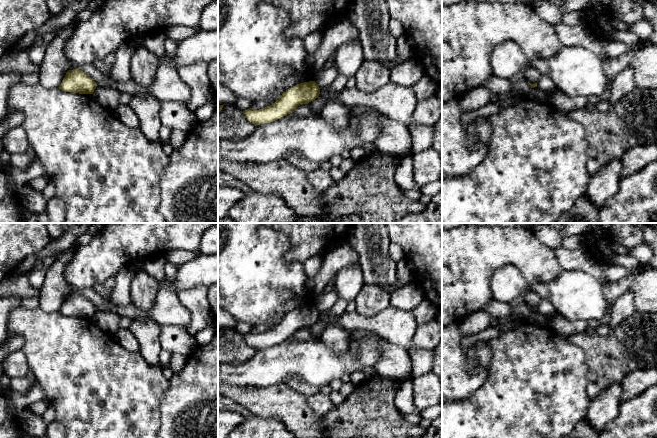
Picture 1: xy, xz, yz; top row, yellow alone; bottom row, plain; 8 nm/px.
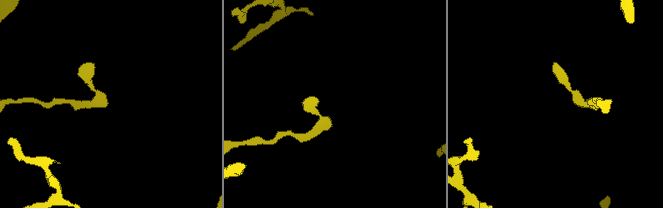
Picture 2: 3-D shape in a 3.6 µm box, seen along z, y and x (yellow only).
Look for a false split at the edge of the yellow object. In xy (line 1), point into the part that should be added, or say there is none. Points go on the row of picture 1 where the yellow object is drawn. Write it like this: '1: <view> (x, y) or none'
1: none

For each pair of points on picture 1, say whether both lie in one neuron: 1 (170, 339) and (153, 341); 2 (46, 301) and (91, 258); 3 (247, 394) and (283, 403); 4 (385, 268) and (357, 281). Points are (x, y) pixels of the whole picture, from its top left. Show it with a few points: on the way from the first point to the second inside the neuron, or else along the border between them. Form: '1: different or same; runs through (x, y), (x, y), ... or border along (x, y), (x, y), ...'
1: different; border along (160, 326), (159, 342), (162, 349)
2: different; border along (72, 258), (64, 269), (64, 278), (70, 285)
3: same; runs through (256, 400), (274, 402)
4: different; border along (359, 265), (365, 283)

